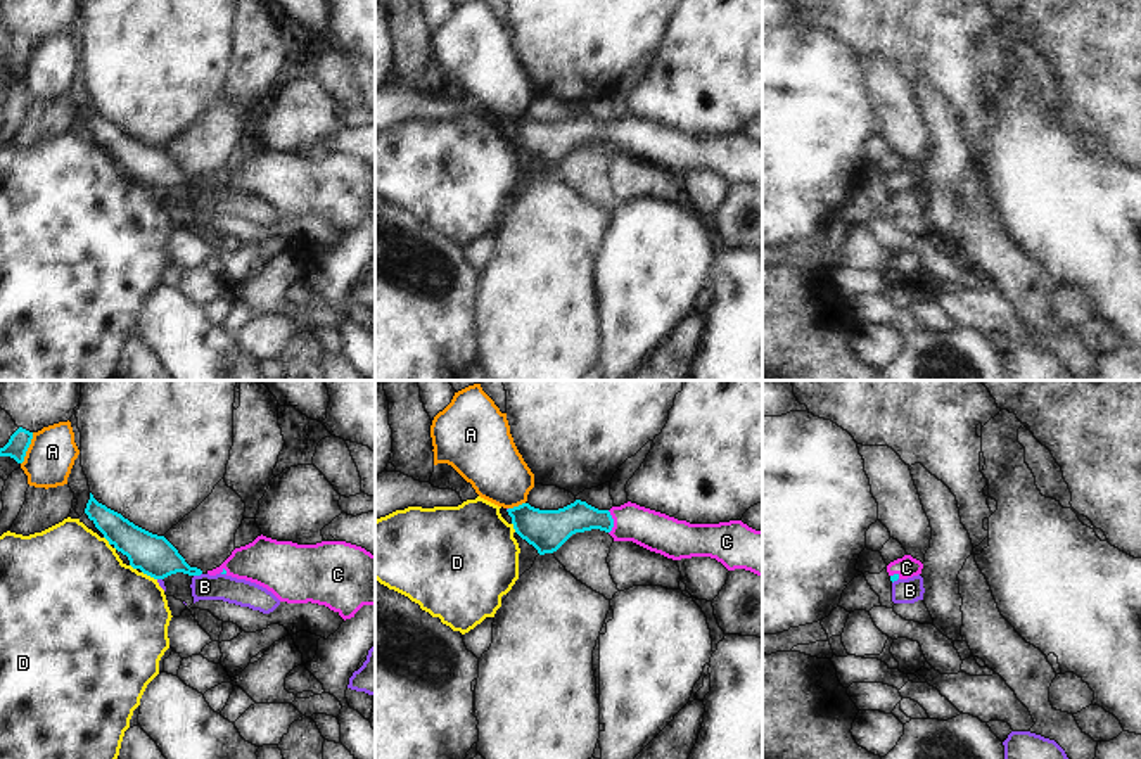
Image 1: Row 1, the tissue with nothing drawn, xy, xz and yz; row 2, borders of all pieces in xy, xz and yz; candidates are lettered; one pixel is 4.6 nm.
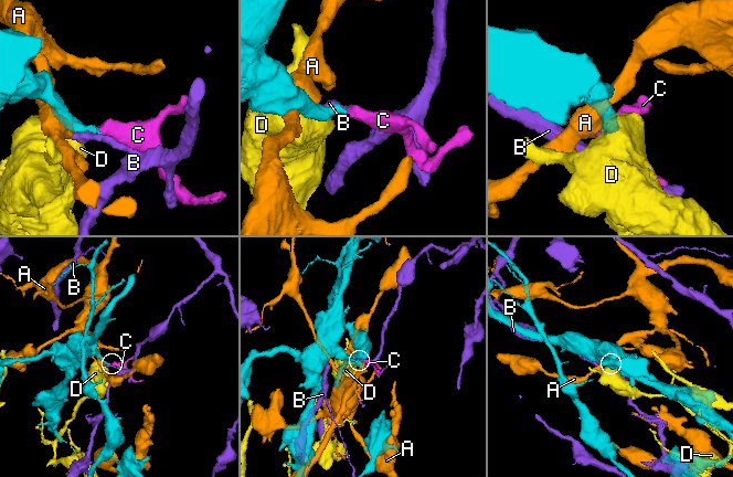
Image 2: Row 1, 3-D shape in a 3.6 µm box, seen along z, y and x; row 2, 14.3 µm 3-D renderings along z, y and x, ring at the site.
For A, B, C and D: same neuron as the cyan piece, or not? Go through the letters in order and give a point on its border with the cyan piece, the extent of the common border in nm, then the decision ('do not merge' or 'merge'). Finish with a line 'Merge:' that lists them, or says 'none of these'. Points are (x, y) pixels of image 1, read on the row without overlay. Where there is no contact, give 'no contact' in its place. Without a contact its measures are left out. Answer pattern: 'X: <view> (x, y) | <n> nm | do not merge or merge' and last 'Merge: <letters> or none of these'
A: xy (28, 59) | 160 nm | do not merge
B: xy (197, 187) | 40 nm | do not merge
C: xz (612, 135) | 110 nm | merge
D: xy (149, 187) | 80 nm | do not merge
Merge: C

